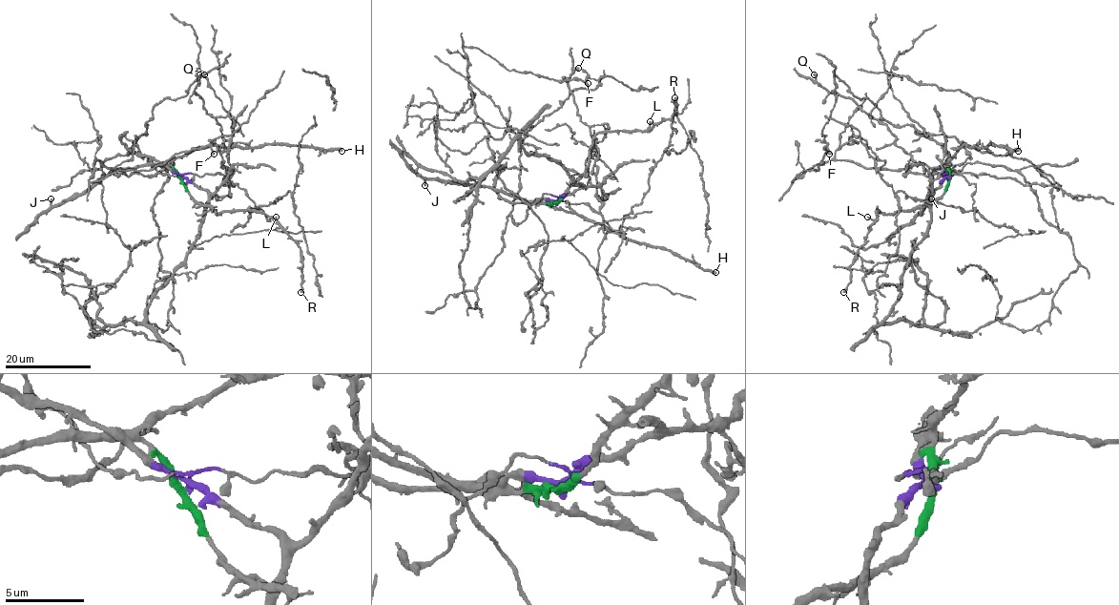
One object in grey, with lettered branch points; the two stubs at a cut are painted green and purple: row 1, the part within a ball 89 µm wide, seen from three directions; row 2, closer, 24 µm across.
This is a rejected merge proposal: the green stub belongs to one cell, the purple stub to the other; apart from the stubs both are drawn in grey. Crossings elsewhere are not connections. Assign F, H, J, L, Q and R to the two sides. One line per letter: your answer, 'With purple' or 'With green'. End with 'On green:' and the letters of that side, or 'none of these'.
F: With purple
H: With green
J: With green
L: With green
Q: With purple
R: With green
On green: H, J, L, R

